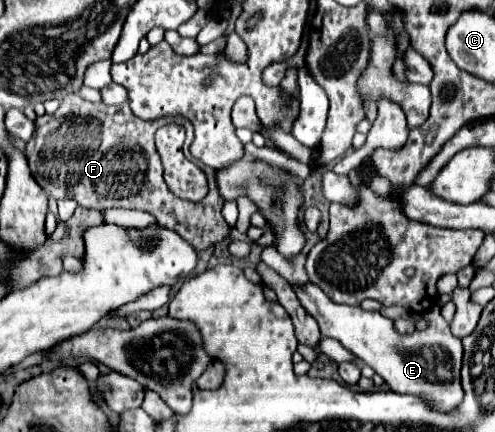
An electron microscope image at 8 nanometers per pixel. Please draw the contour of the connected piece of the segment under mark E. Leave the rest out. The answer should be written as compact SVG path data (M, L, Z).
M307 284L303 288L295 288L297 298L301 300L303 308L309 310L309 314L317 320L321 334L339 340L349 352L353 352L363 364L369 364L387 384L393 392L399 394L415 394L421 396L425 400L425 404L437 412L453 412L461 400L463 400L463 388L461 388L461 360L463 360L463 346L461 340L457 336L451 334L449 324L443 320L443 316L439 314L439 306L431 308L425 314L425 320L429 322L429 326L421 332L411 332L411 334L397 334L393 330L393 322L385 316L381 316L375 310L363 310L357 306L345 306L345 304L335 304L333 300L329 300L329 296L325 296L325 292L321 292L321 288L317 288L315 284Z

